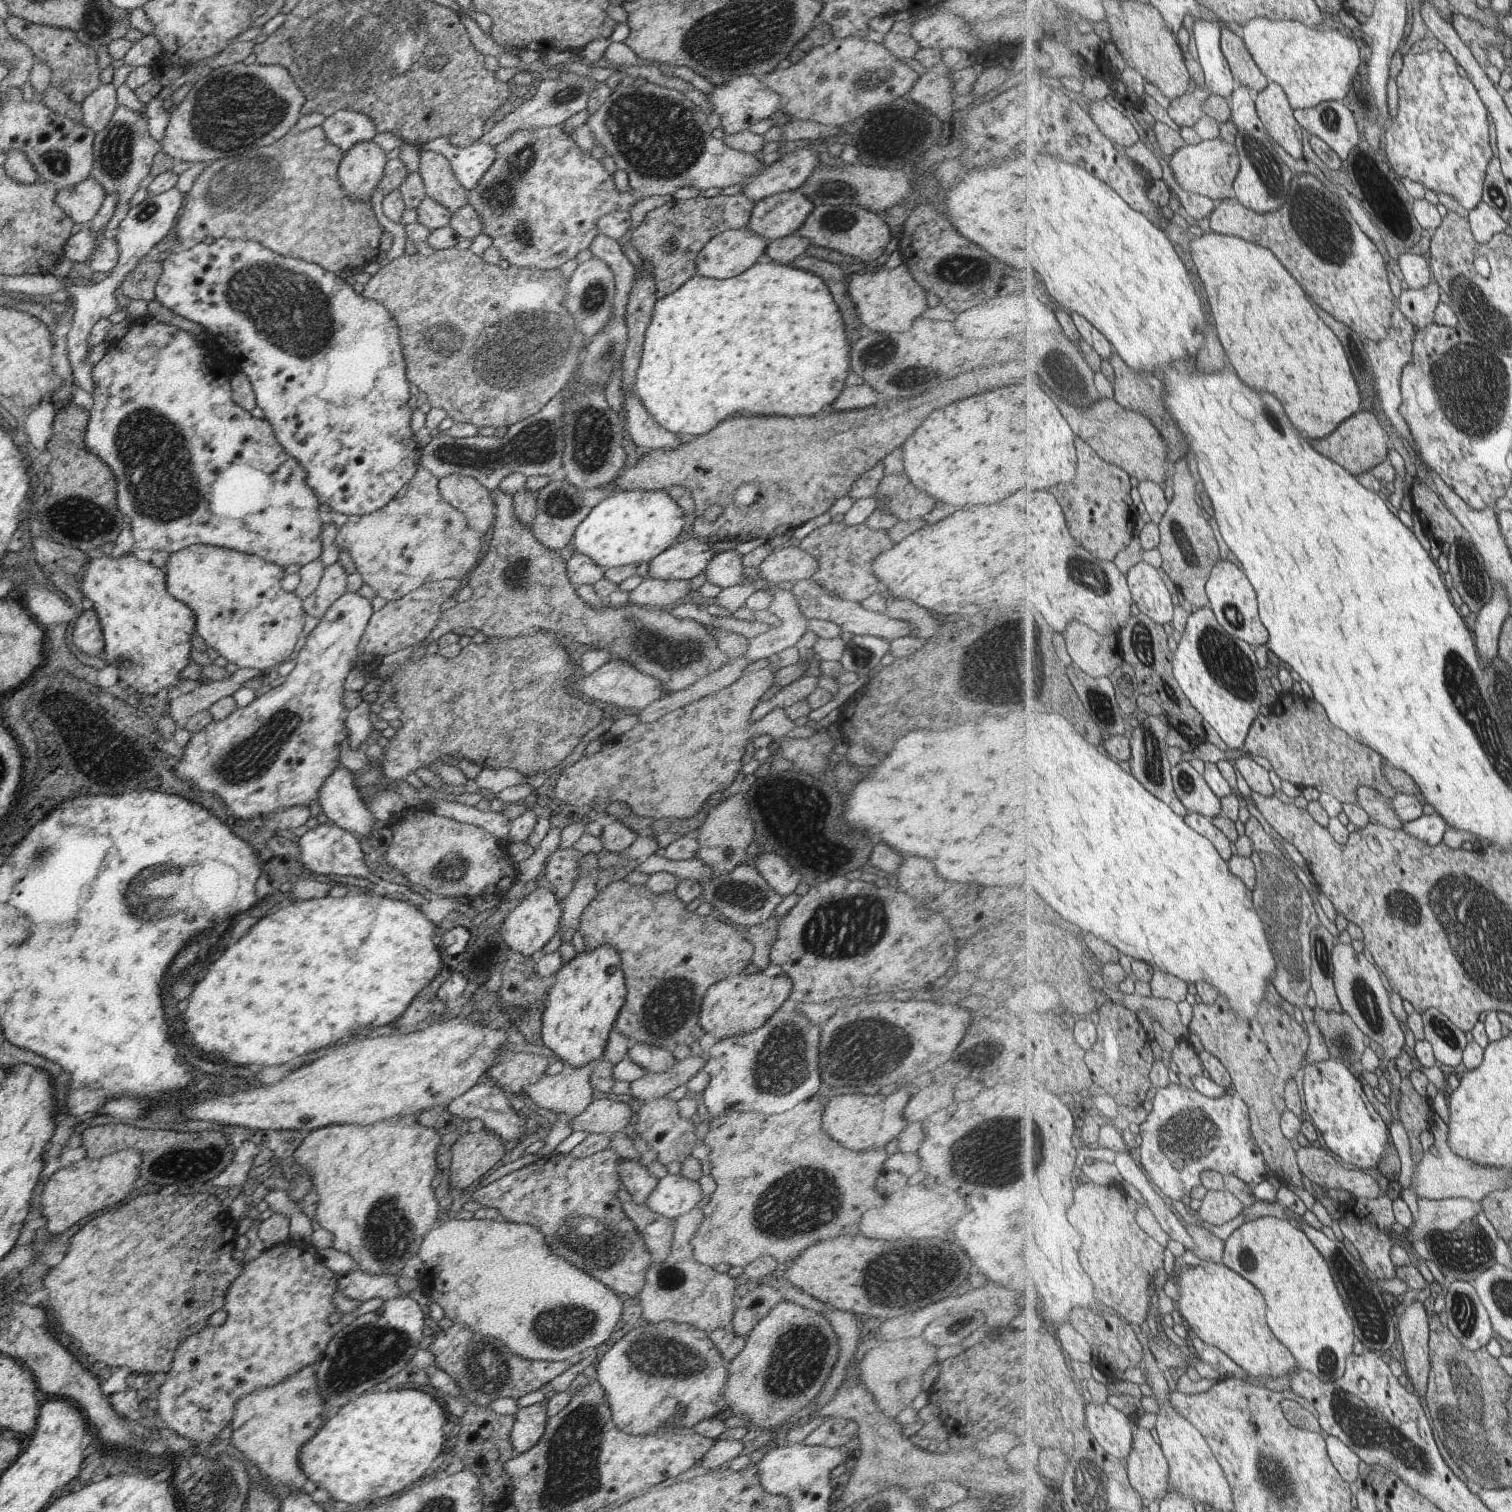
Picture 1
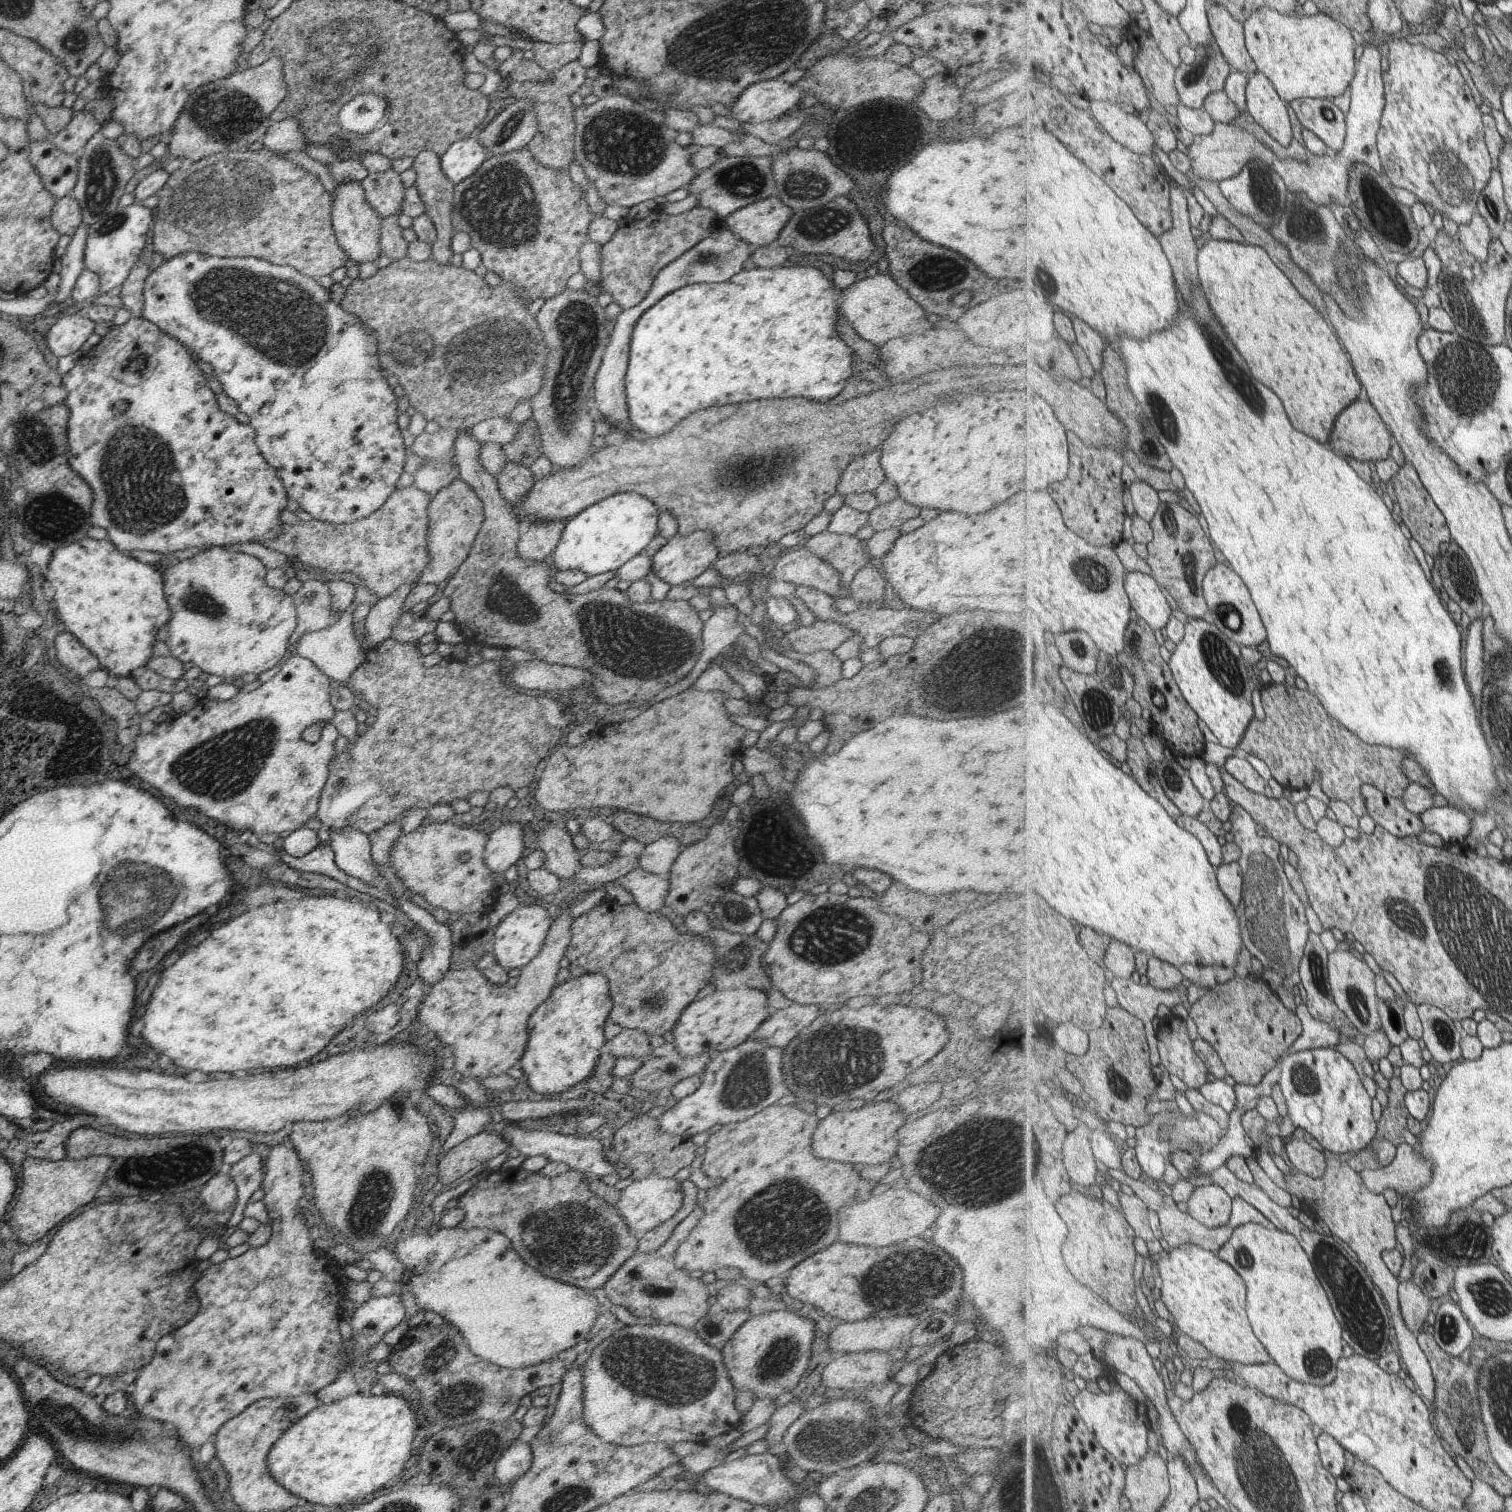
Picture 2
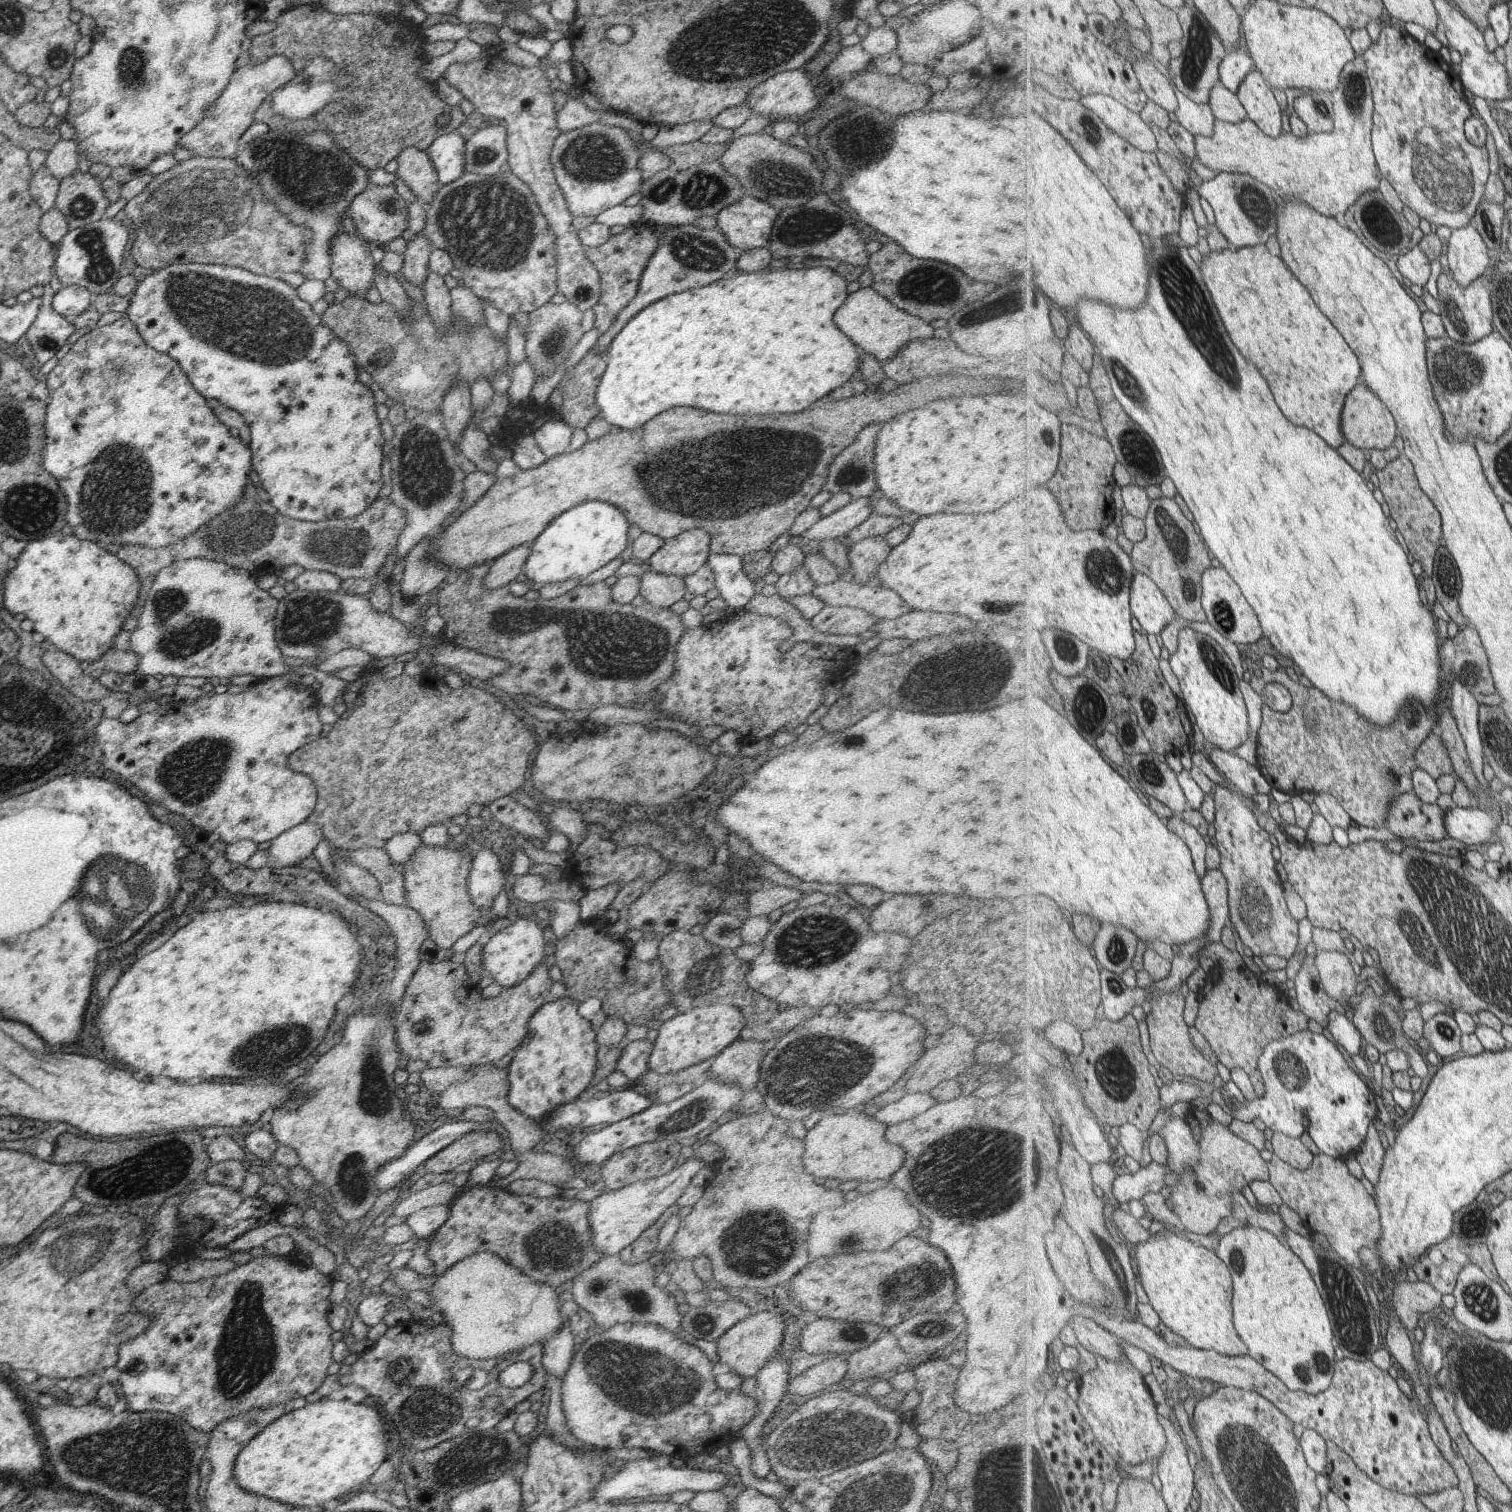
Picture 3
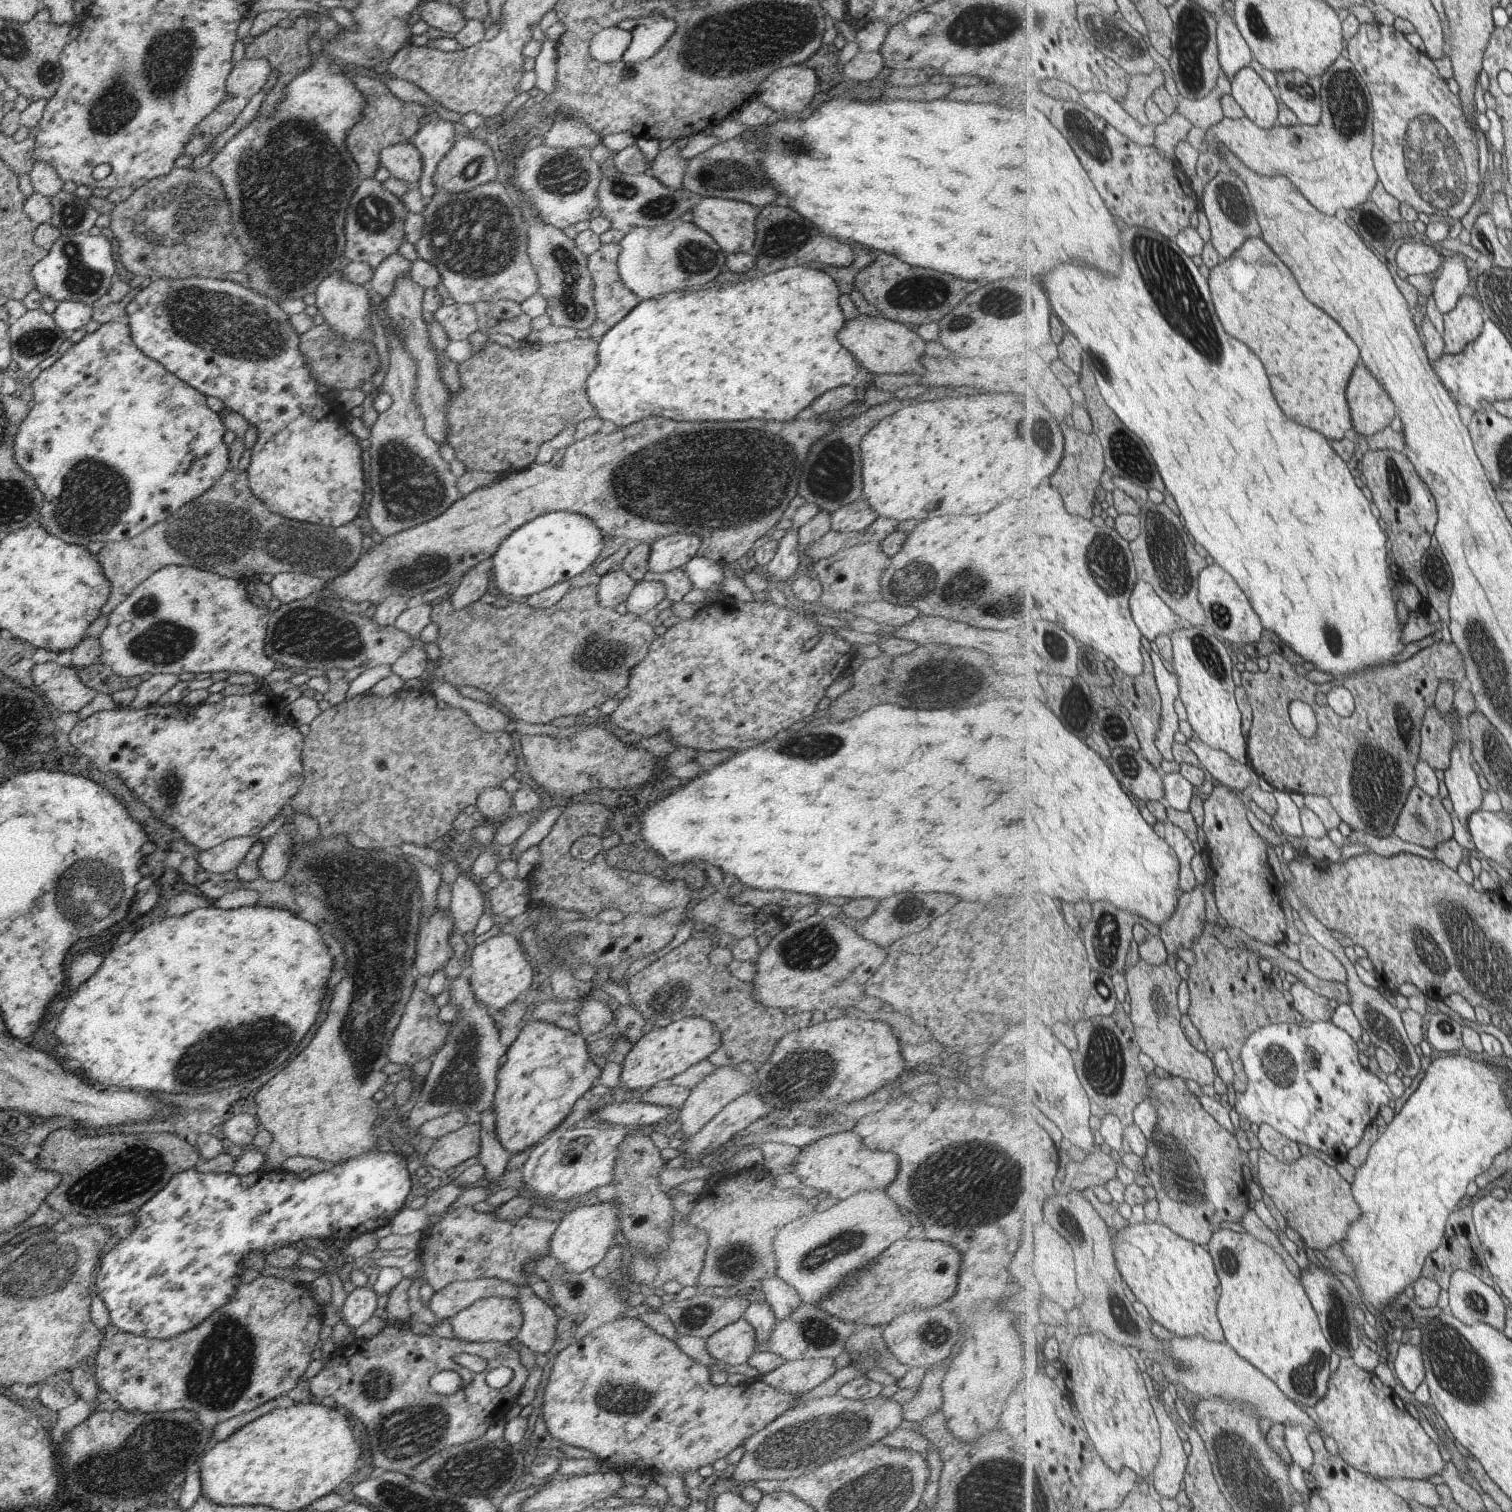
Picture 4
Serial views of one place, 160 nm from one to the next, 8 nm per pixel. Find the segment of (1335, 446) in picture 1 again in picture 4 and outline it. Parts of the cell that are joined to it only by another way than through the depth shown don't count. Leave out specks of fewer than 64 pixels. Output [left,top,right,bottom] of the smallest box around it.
[1346,362,1396,441]

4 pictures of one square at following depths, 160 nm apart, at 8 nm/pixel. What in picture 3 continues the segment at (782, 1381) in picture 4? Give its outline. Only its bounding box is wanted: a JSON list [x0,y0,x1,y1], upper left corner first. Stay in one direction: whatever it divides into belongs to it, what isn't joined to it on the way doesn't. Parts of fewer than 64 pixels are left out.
[786,1355,847,1396]

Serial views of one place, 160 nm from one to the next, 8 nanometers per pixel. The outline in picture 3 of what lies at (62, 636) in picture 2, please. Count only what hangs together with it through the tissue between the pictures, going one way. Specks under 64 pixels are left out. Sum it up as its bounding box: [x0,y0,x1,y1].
[41,648,109,700]

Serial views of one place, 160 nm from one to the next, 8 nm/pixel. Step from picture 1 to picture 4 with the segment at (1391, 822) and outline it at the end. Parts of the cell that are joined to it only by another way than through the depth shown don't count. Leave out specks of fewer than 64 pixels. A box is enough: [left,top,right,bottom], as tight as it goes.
[1393,785,1453,850]

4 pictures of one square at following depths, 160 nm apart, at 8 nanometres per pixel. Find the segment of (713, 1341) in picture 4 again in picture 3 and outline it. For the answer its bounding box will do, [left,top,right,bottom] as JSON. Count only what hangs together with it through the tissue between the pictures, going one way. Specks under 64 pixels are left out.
[716,1311,785,1378]

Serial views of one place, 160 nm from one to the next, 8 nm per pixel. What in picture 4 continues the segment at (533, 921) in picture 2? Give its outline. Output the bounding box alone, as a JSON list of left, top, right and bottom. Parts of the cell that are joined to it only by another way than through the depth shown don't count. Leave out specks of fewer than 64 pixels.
[468,932,535,1017]

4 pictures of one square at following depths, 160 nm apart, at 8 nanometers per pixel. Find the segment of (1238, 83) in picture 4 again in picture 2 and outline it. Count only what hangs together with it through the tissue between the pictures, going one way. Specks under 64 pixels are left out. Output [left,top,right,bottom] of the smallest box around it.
[1246,72,1293,148]

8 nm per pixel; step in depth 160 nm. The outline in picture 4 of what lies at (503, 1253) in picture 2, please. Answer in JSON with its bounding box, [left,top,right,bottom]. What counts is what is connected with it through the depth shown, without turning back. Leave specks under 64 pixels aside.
[449,1297,522,1343]

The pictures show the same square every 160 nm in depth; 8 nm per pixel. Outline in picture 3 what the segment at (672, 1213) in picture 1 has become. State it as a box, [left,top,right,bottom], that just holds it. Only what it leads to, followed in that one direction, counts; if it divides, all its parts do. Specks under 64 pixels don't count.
[587,1156,703,1256]

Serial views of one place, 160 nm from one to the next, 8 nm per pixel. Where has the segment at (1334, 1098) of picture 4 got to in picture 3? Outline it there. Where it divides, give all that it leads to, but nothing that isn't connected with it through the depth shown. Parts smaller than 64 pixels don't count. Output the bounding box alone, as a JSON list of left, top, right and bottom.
[1246,1031,1379,1160]

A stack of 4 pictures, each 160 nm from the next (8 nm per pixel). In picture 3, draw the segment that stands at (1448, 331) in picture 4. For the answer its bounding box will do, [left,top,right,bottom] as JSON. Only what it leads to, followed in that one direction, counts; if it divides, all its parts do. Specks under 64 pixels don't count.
[1447,276,1495,344]

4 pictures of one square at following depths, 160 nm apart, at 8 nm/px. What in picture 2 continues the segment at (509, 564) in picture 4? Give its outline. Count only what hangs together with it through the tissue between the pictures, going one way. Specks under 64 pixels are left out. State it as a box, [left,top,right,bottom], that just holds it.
[551,493,659,576]

